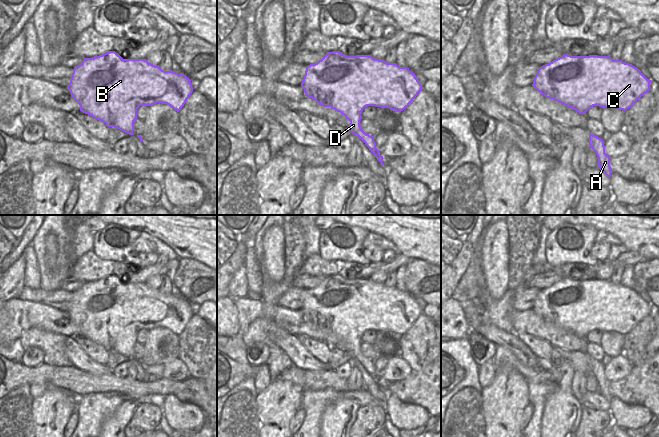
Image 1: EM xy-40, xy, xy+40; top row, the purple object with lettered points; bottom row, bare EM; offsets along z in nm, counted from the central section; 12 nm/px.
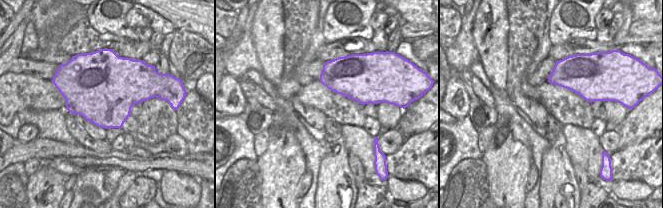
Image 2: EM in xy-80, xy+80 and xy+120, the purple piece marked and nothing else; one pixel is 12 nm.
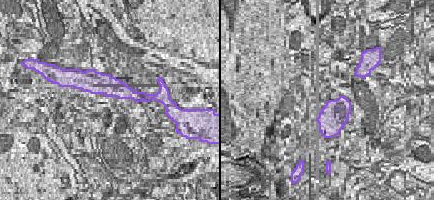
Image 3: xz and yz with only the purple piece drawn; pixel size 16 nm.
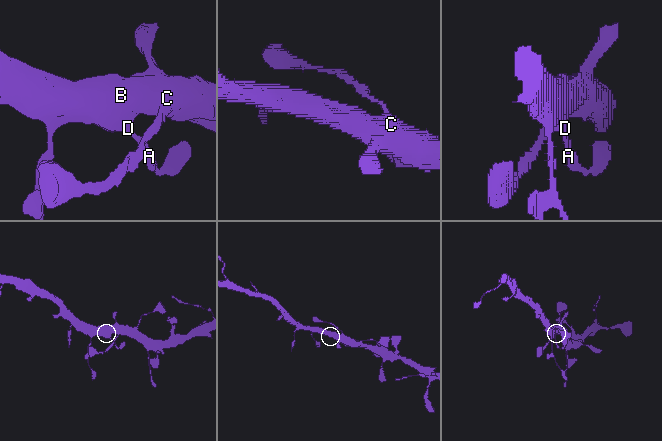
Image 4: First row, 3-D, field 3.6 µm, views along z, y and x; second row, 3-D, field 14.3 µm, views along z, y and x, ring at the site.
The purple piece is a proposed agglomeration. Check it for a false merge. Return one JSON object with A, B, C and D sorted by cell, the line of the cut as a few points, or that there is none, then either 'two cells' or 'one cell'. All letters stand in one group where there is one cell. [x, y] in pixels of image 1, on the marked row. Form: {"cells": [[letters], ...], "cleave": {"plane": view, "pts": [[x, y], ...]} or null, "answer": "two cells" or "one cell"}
{"cells": [["A", "B", "C", "D"]], "cleave": null, "answer": "one cell"}

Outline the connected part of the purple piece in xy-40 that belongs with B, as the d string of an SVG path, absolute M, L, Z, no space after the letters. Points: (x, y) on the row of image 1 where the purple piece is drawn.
M109 51L84 60L74 67L67 86L72 98L80 105L80 111L105 123L134 135L134 121L140 106L167 104L179 112L193 92L191 80L183 73L164 71L146 59L123 59L115 51Z

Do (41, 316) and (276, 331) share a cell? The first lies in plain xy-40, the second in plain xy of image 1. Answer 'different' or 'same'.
different

